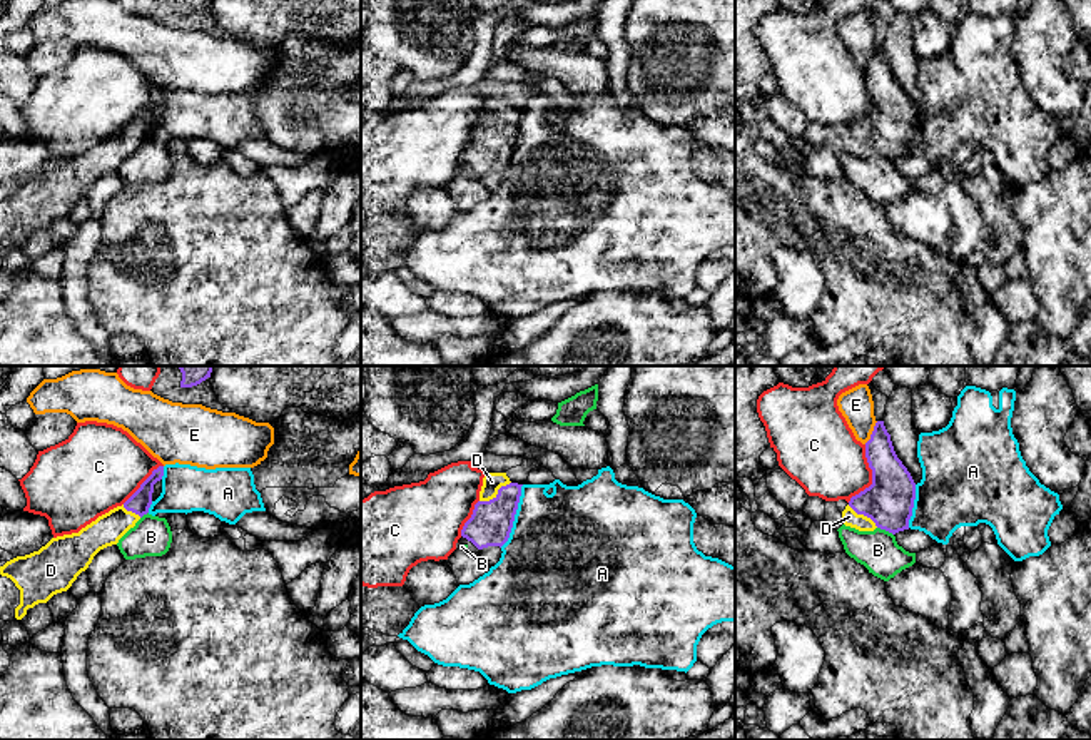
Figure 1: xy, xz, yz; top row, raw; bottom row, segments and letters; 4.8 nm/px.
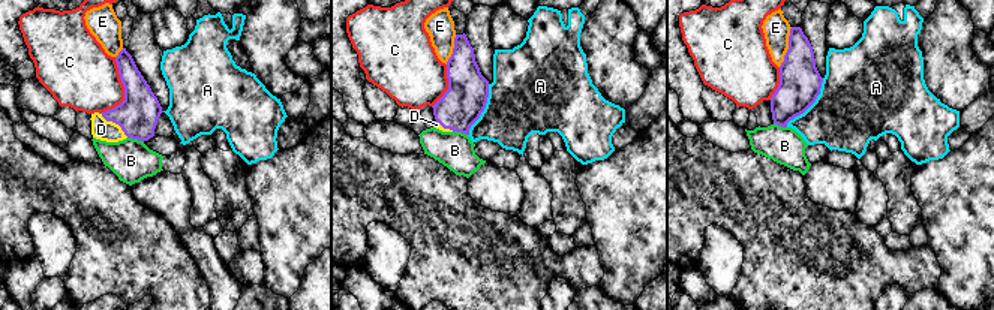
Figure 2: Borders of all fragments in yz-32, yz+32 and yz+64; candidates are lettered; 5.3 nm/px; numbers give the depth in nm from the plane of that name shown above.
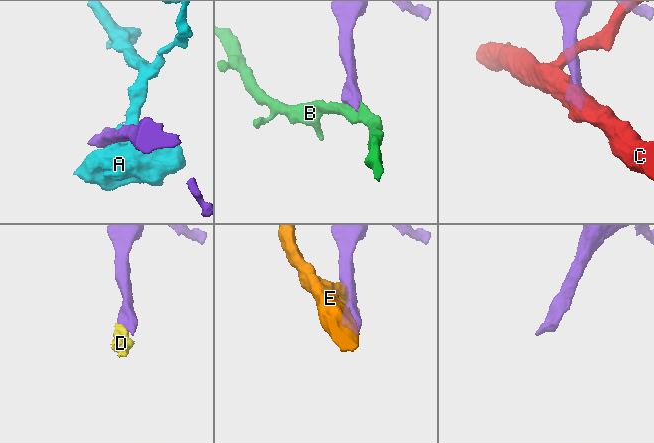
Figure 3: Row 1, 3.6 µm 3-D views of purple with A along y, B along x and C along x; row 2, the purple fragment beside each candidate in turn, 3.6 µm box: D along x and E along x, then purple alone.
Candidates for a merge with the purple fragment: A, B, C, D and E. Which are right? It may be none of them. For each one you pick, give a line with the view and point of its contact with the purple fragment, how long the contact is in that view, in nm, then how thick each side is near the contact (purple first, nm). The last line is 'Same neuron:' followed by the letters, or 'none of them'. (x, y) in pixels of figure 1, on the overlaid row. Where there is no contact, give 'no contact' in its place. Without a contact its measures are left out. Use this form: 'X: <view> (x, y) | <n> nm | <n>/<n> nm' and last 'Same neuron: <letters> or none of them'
D: xz (497, 495) | 180 nm | 200/90 nm
Same neuron: D

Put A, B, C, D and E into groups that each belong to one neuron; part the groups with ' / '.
A / B / C / D / E

